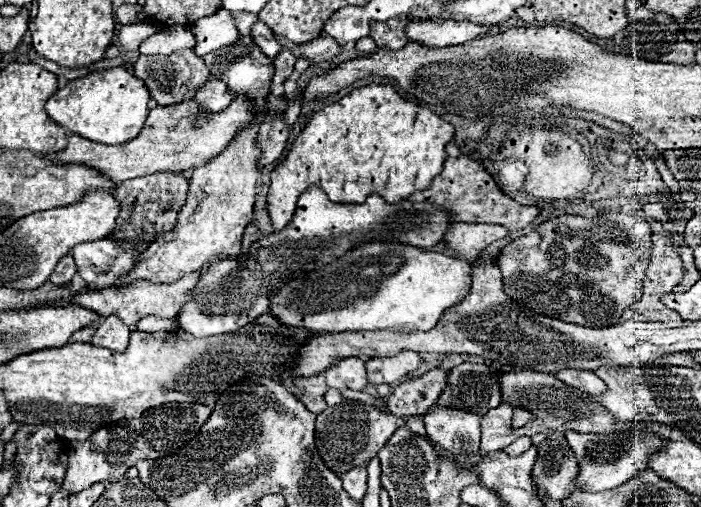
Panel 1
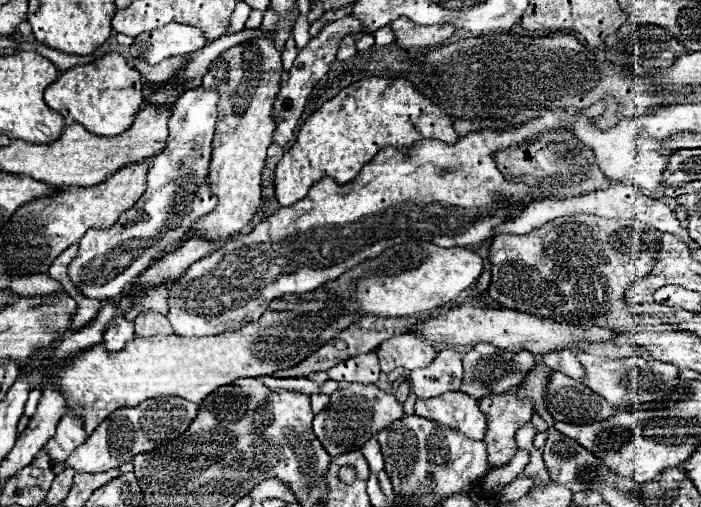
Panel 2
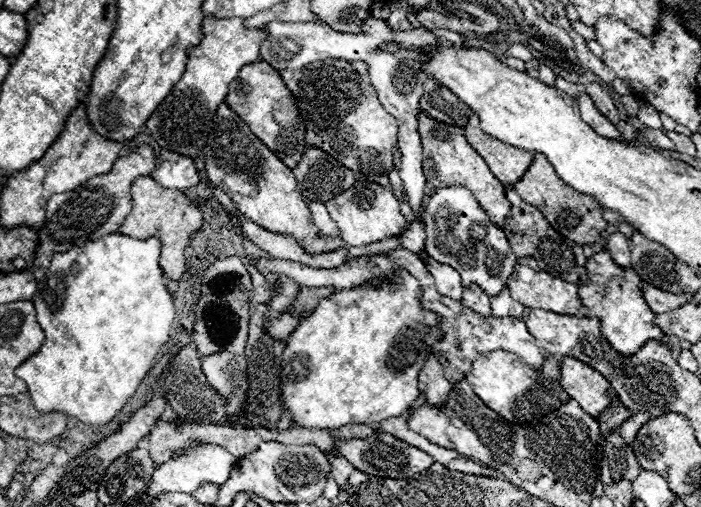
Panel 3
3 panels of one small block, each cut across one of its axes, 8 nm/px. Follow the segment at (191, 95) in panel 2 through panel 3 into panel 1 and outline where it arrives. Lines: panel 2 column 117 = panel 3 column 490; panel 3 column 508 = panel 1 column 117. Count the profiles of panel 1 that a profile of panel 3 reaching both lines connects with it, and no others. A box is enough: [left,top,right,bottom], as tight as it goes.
[72,240,142,290]

